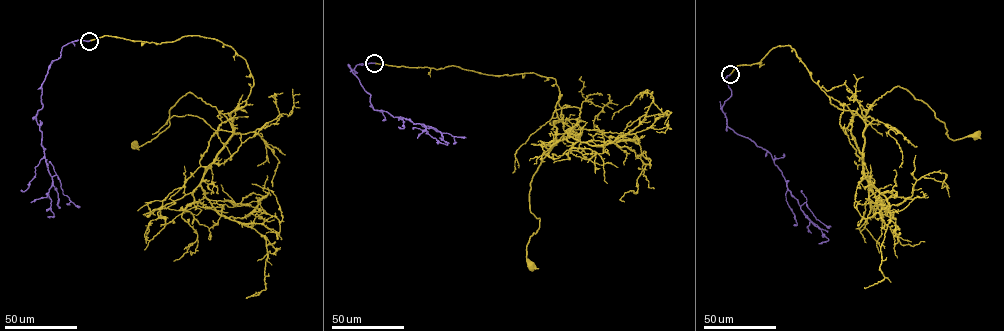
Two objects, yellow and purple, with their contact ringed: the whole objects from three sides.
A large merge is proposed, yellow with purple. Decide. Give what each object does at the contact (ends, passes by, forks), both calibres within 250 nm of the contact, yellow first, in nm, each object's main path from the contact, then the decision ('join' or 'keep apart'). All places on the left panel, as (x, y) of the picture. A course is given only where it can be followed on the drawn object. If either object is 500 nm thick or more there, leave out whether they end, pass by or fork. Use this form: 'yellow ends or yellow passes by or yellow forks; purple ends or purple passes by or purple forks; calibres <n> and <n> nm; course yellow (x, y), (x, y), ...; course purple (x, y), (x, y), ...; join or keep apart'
yellow ends; purple ends; calibres 280 and 320 nm; course yellow (89, 41), (198, 35), (245, 60), (253, 83), (228, 115), (233, 131), (189, 92), (169, 126), (134, 145); course purple (89, 41), (62, 47), (41, 87), (36, 121), (52, 180), (48, 193), (54, 216), (47, 216); join

